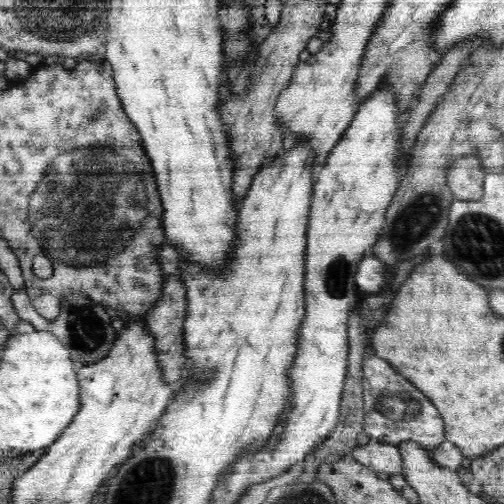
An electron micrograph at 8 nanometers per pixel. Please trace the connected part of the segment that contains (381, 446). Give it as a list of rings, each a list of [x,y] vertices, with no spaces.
[[[370,439],[366,446],[359,446],[352,450],[352,458],[374,473],[397,475],[404,468],[402,455],[398,446]]]

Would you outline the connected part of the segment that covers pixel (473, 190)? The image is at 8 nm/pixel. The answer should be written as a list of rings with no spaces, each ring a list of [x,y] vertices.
[[[460,156],[450,164],[446,172],[451,194],[454,194],[456,199],[465,201],[480,200],[484,177],[482,165],[476,156]]]

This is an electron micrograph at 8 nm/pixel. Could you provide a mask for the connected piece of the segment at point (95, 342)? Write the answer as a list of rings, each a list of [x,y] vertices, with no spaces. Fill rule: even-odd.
[[[20,288],[12,294],[13,305],[18,316],[22,320],[26,320],[38,332],[49,332],[69,350],[73,362],[80,362],[80,364],[94,364],[100,362],[103,358],[108,356],[108,352],[114,346],[117,331],[112,327],[112,318],[106,310],[85,296],[76,296],[75,294],[68,294],[62,296],[60,302],[60,314],[54,320],[48,320],[32,306],[29,296],[25,293],[25,288]]]

